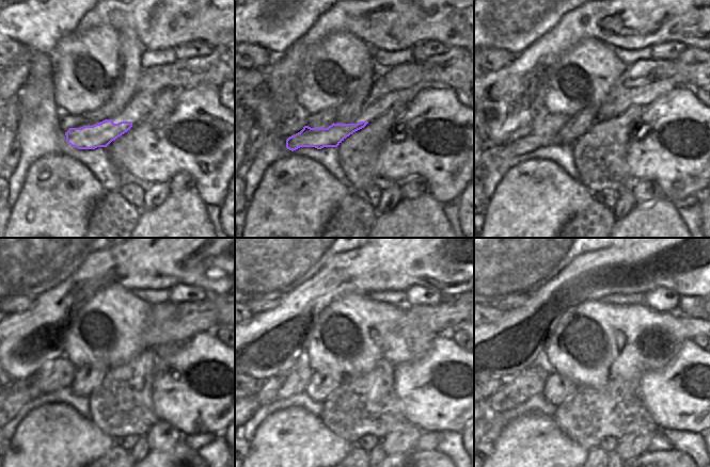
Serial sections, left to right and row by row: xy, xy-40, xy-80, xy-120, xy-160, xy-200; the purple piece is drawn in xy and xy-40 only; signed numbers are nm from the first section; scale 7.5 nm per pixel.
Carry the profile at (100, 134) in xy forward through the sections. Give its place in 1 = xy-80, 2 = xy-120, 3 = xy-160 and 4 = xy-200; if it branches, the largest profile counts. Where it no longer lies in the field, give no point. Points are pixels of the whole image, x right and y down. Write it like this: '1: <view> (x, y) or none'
1: xy-80 (523, 141)
2: xy-120 (59, 374)
3: xy-160 (293, 381)
4: xy-200 (532, 381)

